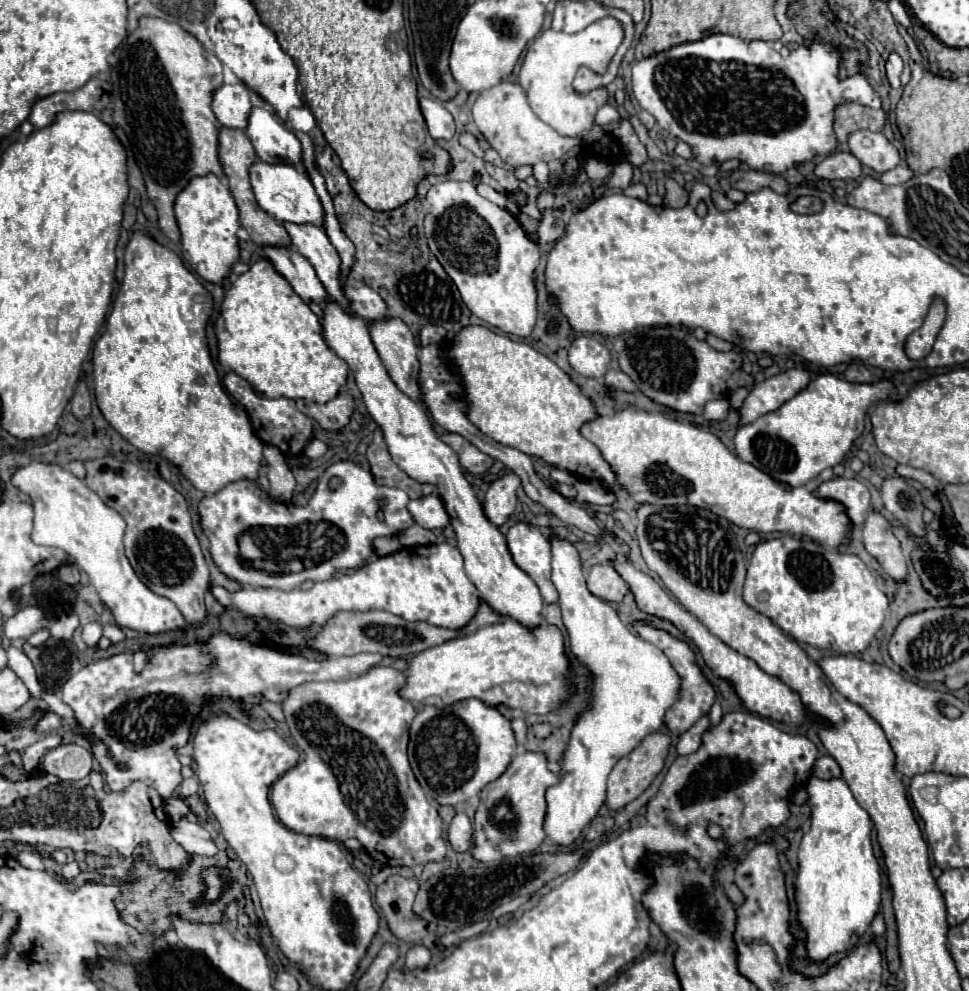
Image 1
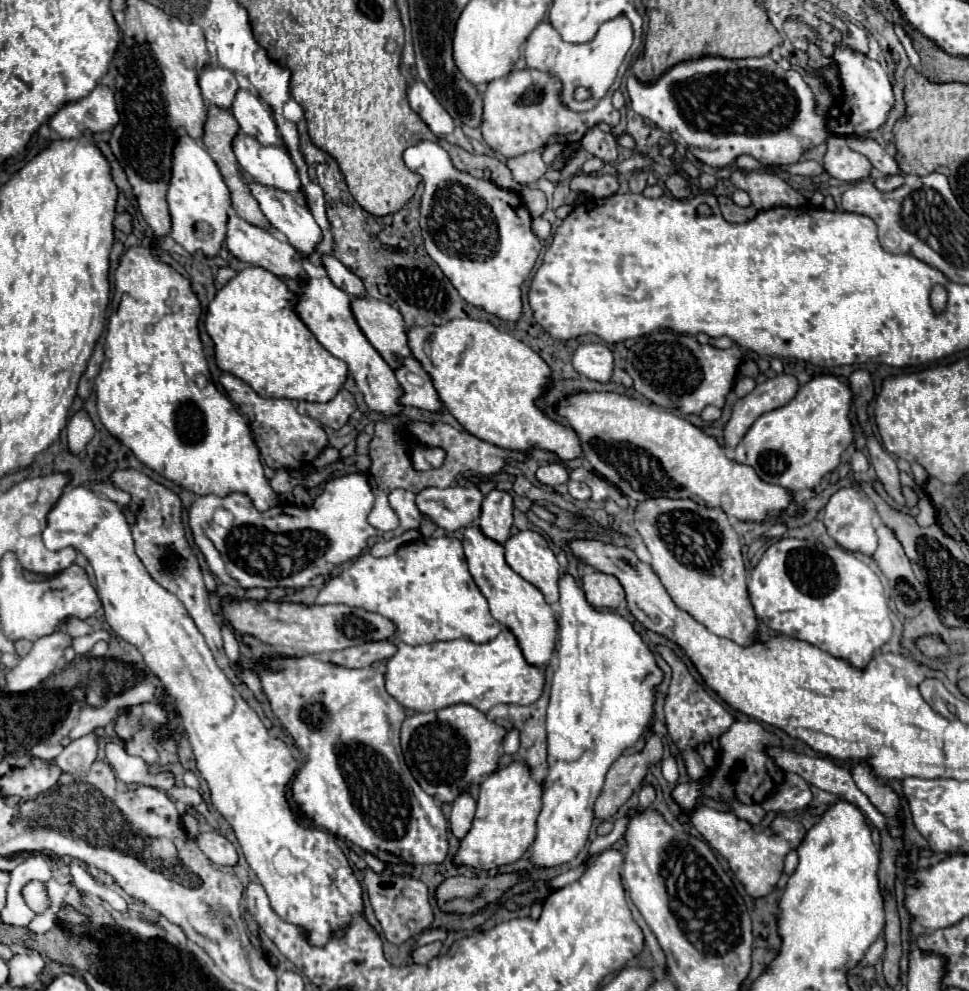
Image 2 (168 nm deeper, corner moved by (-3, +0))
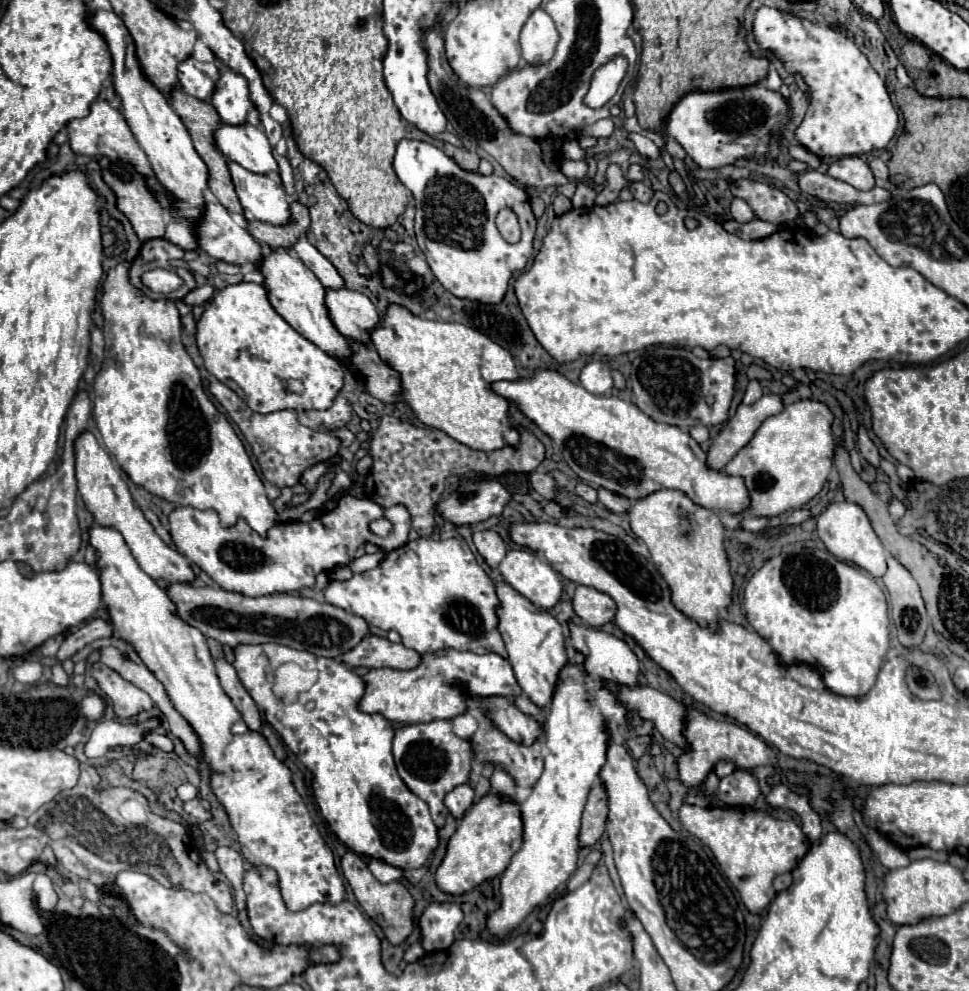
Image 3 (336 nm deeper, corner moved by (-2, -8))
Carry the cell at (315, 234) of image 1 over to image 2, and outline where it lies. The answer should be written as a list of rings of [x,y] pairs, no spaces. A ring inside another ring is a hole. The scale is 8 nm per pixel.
[[[250,182],[250,190],[270,224],[280,230],[302,256],[310,256],[322,242],[322,230],[310,210],[302,206],[294,194],[278,194],[278,190],[258,186],[256,182]]]

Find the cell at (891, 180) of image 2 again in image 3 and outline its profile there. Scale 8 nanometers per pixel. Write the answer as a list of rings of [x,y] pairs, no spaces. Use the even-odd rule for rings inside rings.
[[[809,170],[799,174],[797,178],[799,188],[823,202],[837,202],[837,204],[845,204],[845,206],[853,206],[853,204],[877,204],[877,202],[885,202],[889,198],[889,192],[885,188],[875,186],[873,190],[861,192],[841,180],[831,178],[829,174],[821,174],[817,170]]]

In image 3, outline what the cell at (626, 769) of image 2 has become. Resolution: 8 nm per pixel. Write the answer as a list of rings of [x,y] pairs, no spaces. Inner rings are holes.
[[[599,780],[593,782],[583,818],[581,818],[581,830],[579,830],[579,848],[593,846],[605,832],[605,822],[607,822],[607,794],[601,786]]]

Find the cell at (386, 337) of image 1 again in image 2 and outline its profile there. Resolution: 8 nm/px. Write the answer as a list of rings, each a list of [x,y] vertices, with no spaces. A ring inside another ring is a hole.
[[[354,298],[352,310],[368,342],[380,352],[392,370],[398,370],[402,358],[412,354],[402,314],[390,304],[374,298]]]

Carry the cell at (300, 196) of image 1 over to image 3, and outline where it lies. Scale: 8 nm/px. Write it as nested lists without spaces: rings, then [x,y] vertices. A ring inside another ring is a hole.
[[[221,122],[221,126],[215,130],[215,144],[227,160],[245,166],[249,172],[277,172],[277,162],[271,154],[271,146],[265,132],[249,122],[239,126]]]

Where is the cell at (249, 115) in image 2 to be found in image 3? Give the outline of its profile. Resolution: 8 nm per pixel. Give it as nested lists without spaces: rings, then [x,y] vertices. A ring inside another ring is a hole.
[[[219,64],[219,74],[221,74],[219,82],[217,82],[209,102],[225,124],[237,126],[241,122],[245,122],[247,110],[253,106],[253,102],[249,100],[247,80],[223,64]]]

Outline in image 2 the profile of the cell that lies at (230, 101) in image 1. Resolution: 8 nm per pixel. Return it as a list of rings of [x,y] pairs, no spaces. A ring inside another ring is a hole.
[[[210,64],[202,70],[198,76],[198,84],[202,88],[204,100],[208,100],[212,106],[230,110],[234,102],[234,94],[240,90],[234,72],[220,68],[216,64]]]

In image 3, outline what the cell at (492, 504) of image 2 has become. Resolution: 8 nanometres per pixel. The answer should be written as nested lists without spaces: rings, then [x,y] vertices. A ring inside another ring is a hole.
[[[491,530],[475,532],[473,534],[473,544],[491,568],[497,568],[499,562],[503,560],[503,556],[505,556],[505,544],[503,544],[503,540],[497,532],[491,532]]]

